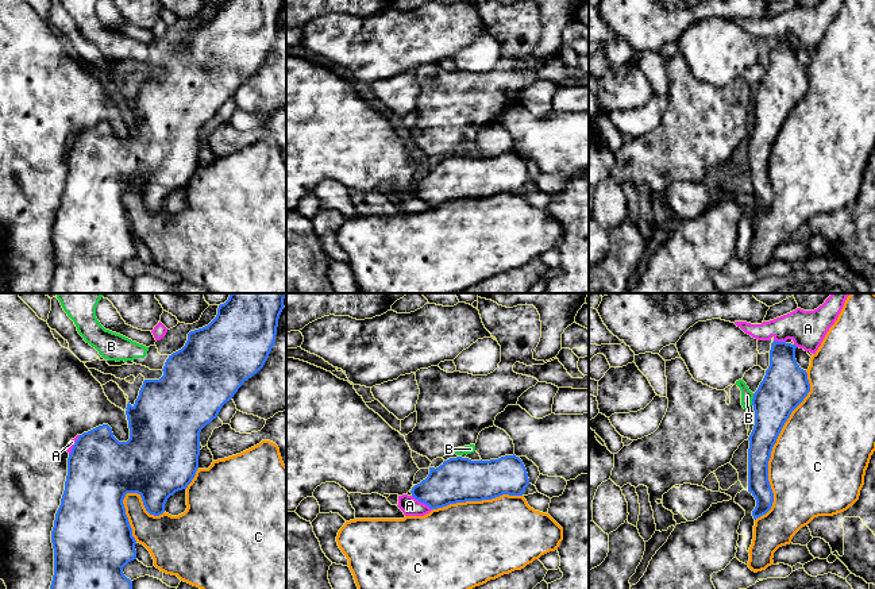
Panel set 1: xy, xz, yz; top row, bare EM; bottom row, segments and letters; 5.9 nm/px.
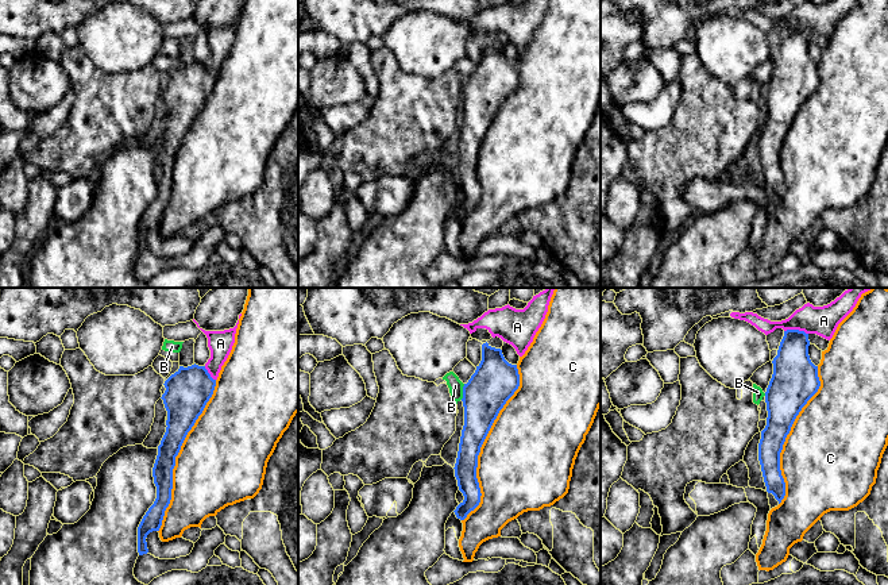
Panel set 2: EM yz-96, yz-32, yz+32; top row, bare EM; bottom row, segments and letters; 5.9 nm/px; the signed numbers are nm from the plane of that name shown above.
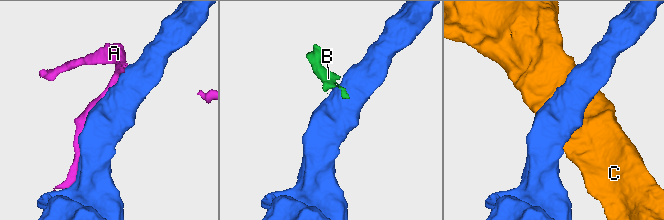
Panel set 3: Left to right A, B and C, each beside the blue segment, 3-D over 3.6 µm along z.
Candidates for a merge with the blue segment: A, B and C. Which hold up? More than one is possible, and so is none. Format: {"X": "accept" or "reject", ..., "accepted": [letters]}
{"A": "reject", "B": "reject", "C": "reject", "accepted": []}

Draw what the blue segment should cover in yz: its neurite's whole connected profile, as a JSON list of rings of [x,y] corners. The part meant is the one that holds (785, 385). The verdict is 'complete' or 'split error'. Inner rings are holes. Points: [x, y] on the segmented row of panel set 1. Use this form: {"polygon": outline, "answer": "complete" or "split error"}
{"polygon": [[[771,343],[770,366],[753,393],[755,426],[748,438],[748,492],[755,497],[752,516],[766,515],[774,503],[768,481],[768,461],[776,439],[791,412],[810,392],[806,370],[795,359],[795,344]]], "answer": "complete"}

